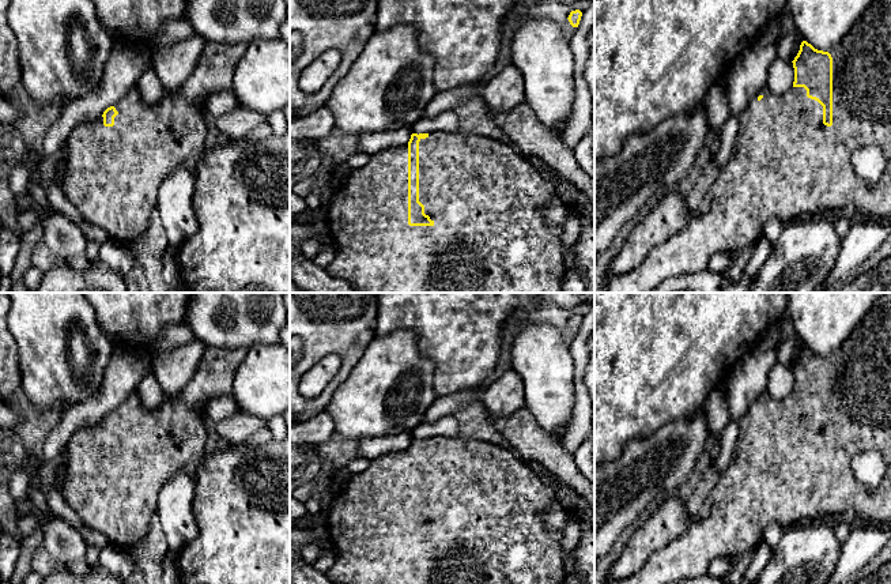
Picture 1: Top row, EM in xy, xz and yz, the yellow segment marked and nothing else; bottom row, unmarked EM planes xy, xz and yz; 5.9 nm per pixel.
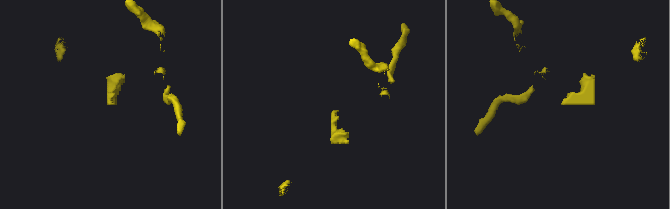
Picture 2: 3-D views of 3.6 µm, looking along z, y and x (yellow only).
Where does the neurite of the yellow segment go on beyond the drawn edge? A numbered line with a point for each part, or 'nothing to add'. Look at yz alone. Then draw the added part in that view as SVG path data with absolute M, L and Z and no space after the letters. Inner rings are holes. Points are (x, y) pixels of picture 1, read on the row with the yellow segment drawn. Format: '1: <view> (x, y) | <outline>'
1: yz (785, 164) | M873 0L856 20L847 35L828 53L833 57L833 125L827 127L823 124L823 106L818 101L808 98L804 87L792 86L781 95L763 87L739 114L740 127L732 147L729 162L720 170L717 180L691 221L669 240L657 245L635 270L613 278L613 280L604 289L604 293L650 293L665 279L705 272L713 255L718 252L740 252L744 248L752 246L760 237L763 237L764 226L773 218L777 218L782 223L789 223L804 218L818 216L826 210L842 210L849 204L856 207L856 212L860 214L864 221L873 221L875 218L887 218L891 215L891 0ZM867 146L880 148L886 159L884 172L873 186L860 178L852 166L853 152Z

